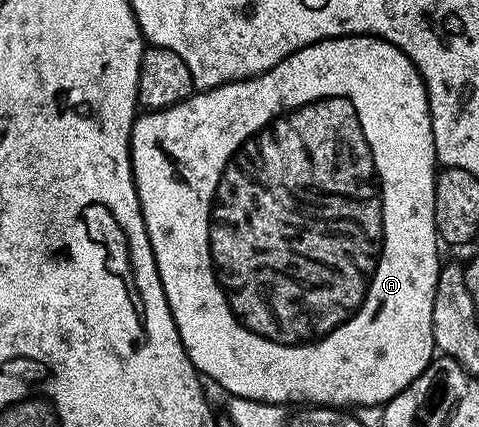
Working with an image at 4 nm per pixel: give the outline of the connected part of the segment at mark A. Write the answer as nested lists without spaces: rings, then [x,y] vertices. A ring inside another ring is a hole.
[[[333,36],[333,37],[330,37],[330,38],[324,38],[324,39],[322,39],[322,40],[319,40],[319,41],[318,41],[318,42],[316,42],[316,44],[310,44],[310,45],[309,45],[309,46],[305,46],[305,47],[304,47],[304,48],[302,48],[302,49],[301,49],[301,50],[297,50],[297,51],[296,51],[296,52],[294,52],[294,53],[293,53],[293,54],[289,54],[289,58],[285,58],[285,59],[284,59],[284,60],[282,60],[282,61],[281,61],[281,62],[277,62],[277,66],[276,66],[276,67],[275,67],[275,68],[270,68],[270,69],[269,69],[269,70],[265,70],[265,71],[264,71],[264,72],[262,72],[262,74],[260,74],[260,76],[251,76],[251,77],[250,77],[250,78],[249,78],[249,79],[247,79],[247,80],[230,80],[230,81],[229,81],[229,82],[228,82],[228,84],[222,84],[222,85],[221,85],[221,86],[217,86],[217,87],[216,87],[216,88],[208,88],[208,89],[206,89],[206,90],[199,90],[199,91],[196,91],[196,92],[195,92],[195,93],[194,93],[194,94],[193,94],[193,95],[191,95],[191,97],[189,97],[189,98],[188,98],[188,99],[187,99],[187,100],[183,100],[183,101],[181,101],[181,102],[180,102],[180,103],[179,103],[179,104],[174,104],[174,105],[173,105],[173,106],[169,106],[169,107],[168,107],[168,108],[157,108],[157,109],[154,109],[154,110],[147,110],[147,111],[144,111],[144,112],[143,112],[143,113],[142,113],[142,115],[140,115],[140,116],[139,116],[139,117],[138,117],[138,119],[136,119],[136,122],[135,122],[135,125],[134,125],[134,126],[133,126],[133,130],[132,130],[132,131],[131,131],[131,165],[132,165],[132,166],[133,166],[133,178],[134,178],[134,179],[135,179],[135,185],[136,185],[136,186],[137,186],[137,198],[138,198],[138,199],[139,199],[139,205],[140,205],[140,206],[141,206],[141,214],[142,214],[142,215],[143,215],[143,221],[144,221],[144,222],[145,222],[145,230],[146,230],[146,231],[147,231],[147,233],[148,233],[148,234],[149,234],[149,242],[150,242],[150,243],[151,243],[151,245],[152,245],[152,246],[153,246],[153,258],[154,258],[154,259],[155,259],[155,261],[156,261],[156,262],[157,262],[157,274],[158,274],[158,275],[159,275],[159,277],[160,277],[160,278],[161,278],[161,286],[162,286],[162,287],[163,287],[163,289],[164,289],[164,290],[165,290],[165,298],[166,298],[166,299],[167,299],[167,301],[168,301],[168,302],[169,302],[169,310],[170,310],[170,311],[171,311],[171,313],[172,313],[172,314],[173,314],[173,318],[174,318],[174,319],[175,319],[175,321],[176,321],[176,322],[177,322],[177,334],[181,334],[181,342],[182,342],[182,343],[183,343],[183,344],[184,344],[184,346],[186,346],[186,348],[187,348],[187,353],[188,353],[188,354],[189,354],[189,362],[193,362],[193,366],[194,366],[194,367],[195,367],[195,368],[196,368],[196,369],[197,369],[197,370],[198,370],[198,371],[199,371],[199,375],[200,375],[200,377],[203,377],[203,378],[206,378],[206,379],[207,379],[207,380],[208,380],[208,381],[210,381],[210,380],[209,380],[209,379],[211,379],[211,380],[216,380],[216,382],[217,382],[217,383],[219,383],[219,384],[220,384],[220,386],[221,386],[221,387],[223,387],[223,388],[224,388],[224,390],[225,390],[225,391],[227,391],[227,392],[228,392],[228,394],[229,394],[229,395],[228,395],[228,397],[231,397],[231,398],[238,398],[238,399],[240,399],[240,400],[256,400],[256,401],[257,401],[257,402],[265,402],[265,403],[266,403],[266,404],[282,404],[282,405],[284,405],[284,406],[292,406],[292,405],[291,405],[291,404],[299,404],[299,405],[295,405],[295,406],[326,406],[326,407],[328,407],[328,408],[338,408],[338,407],[340,407],[340,406],[346,406],[346,407],[347,407],[347,408],[348,408],[348,409],[351,409],[351,410],[358,410],[358,409],[361,409],[361,408],[377,408],[377,407],[380,407],[380,406],[386,406],[386,404],[388,404],[388,403],[389,403],[389,401],[391,401],[391,400],[392,400],[392,399],[393,399],[393,398],[394,398],[394,397],[395,397],[395,396],[396,396],[396,395],[397,395],[397,394],[401,394],[401,390],[405,390],[405,386],[409,386],[409,385],[410,385],[410,384],[412,384],[412,382],[414,382],[414,381],[415,381],[415,379],[416,379],[416,378],[417,378],[417,377],[419,377],[419,376],[420,376],[420,374],[422,374],[422,372],[423,372],[423,371],[424,371],[424,370],[425,370],[425,366],[429,366],[429,365],[430,365],[430,364],[431,364],[431,361],[432,361],[432,360],[434,360],[434,359],[435,359],[435,357],[436,357],[436,355],[437,355],[437,349],[436,349],[436,347],[435,347],[435,339],[434,339],[434,338],[433,338],[433,298],[434,298],[434,297],[435,297],[435,291],[436,291],[436,290],[437,290],[437,278],[438,278],[438,277],[439,277],[439,269],[440,269],[440,267],[441,267],[441,259],[440,259],[440,260],[439,260],[439,248],[440,248],[440,249],[441,249],[441,241],[440,241],[440,239],[439,239],[439,234],[438,234],[438,232],[436,232],[436,230],[435,230],[435,178],[436,178],[436,175],[437,175],[437,161],[436,161],[436,158],[435,158],[435,143],[434,143],[434,142],[433,142],[433,126],[432,126],[432,125],[431,125],[431,111],[430,111],[430,110],[429,110],[429,102],[428,102],[428,101],[427,101],[427,88],[426,88],[426,87],[425,87],[425,85],[424,85],[424,84],[423,84],[423,79],[422,79],[422,78],[421,78],[421,74],[420,74],[420,73],[419,73],[419,71],[418,71],[418,70],[417,70],[417,66],[413,66],[413,62],[412,62],[412,61],[411,61],[411,60],[410,60],[410,58],[409,58],[409,57],[408,57],[408,56],[407,56],[407,55],[406,55],[406,54],[404,54],[404,52],[402,52],[402,51],[401,51],[401,50],[400,50],[400,49],[399,49],[399,48],[398,48],[398,47],[397,47],[397,46],[393,46],[393,45],[392,45],[392,44],[390,44],[390,43],[389,43],[389,42],[385,42],[385,41],[384,41],[384,40],[382,40],[382,39],[381,39],[381,38],[379,38],[379,37],[378,37],[378,36]]]

